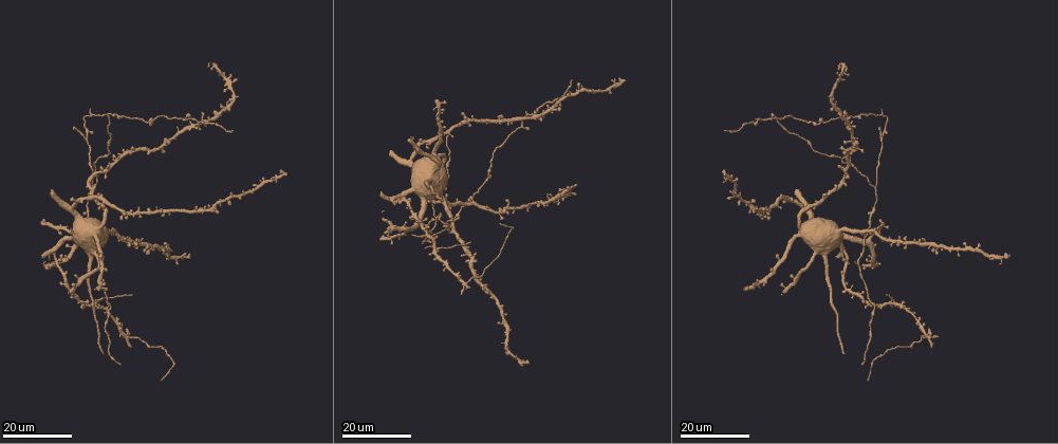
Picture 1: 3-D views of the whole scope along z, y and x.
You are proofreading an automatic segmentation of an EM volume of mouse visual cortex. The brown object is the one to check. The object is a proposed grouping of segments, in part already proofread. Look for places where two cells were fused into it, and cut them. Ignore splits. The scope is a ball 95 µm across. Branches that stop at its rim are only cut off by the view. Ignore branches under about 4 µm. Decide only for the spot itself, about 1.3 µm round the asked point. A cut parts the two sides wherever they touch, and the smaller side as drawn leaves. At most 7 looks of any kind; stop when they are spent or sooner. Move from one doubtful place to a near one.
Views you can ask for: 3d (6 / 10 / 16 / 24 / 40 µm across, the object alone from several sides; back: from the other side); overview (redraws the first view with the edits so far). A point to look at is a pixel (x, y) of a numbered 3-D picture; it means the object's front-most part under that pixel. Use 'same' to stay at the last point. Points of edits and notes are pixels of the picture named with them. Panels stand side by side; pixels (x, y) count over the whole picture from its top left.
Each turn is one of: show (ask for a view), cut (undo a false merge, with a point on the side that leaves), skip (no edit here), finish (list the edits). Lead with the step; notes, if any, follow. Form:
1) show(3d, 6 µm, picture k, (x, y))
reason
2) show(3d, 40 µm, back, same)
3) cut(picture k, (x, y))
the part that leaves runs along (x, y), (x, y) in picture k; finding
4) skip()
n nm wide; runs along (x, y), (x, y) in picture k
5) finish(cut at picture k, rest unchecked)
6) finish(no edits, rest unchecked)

show(3d, 24 µm, picture 1, (895, 302))
four or more arms meet

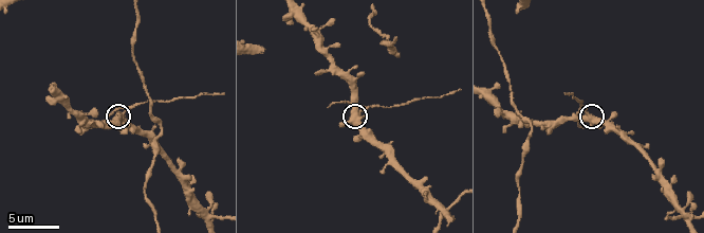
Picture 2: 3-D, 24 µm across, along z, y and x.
show(3d, 6 µm, picture 2, (586, 113))
closer look

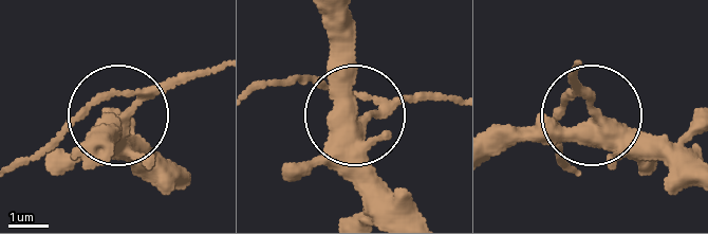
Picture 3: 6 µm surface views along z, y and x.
cut(picture 3, (204, 73))
the part that leaves runs along (149, 90), (217, 70) in picture 3; a second cell is stuck on

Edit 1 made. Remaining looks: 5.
show(3d, 24 µm, picture 1, (876, 190))
two arms in line, one across

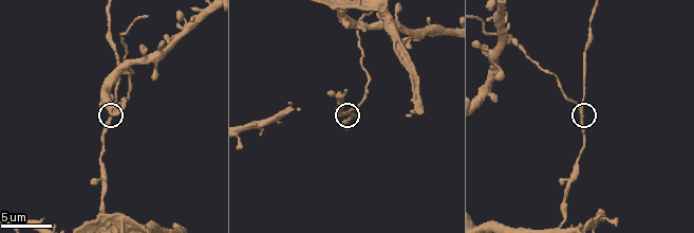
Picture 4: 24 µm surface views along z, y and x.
show(3d, 6 µm, picture 4, (580, 111))
zoom in

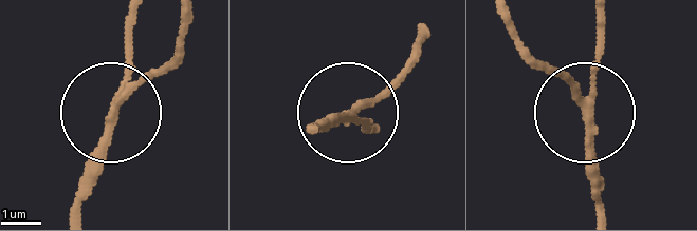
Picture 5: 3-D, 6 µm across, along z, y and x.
show(3d, 6 µm, back, picture 5, (117, 105))
other side

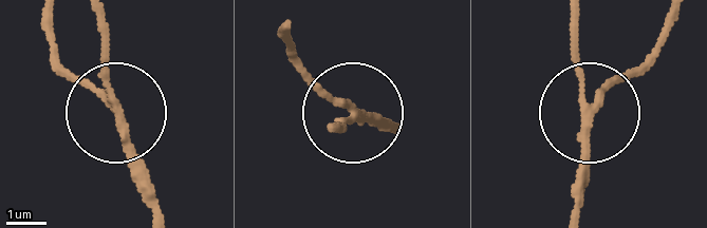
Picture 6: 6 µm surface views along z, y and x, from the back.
cut(picture 6, (82, 79))
the part that leaves runs along (122, 114), (64, 67), (55, 17) in picture 6; a second cell is stuck on

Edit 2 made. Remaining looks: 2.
show(3d, 16 µm, picture 1, (87, 139))
three arms meet

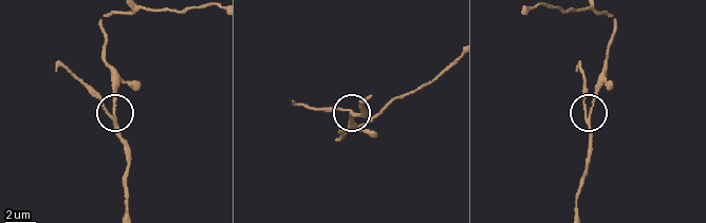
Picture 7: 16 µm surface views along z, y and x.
show(3d, 10 µm, picture 7, (346, 109))

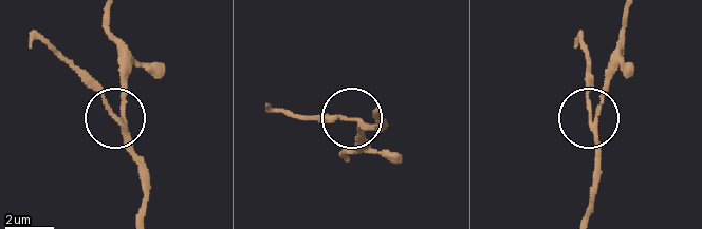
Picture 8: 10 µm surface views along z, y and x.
skip()
3 arms; continuous, no second cell

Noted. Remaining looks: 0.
finish(cut at picture 3, cut at picture 6, rest unchecked)

